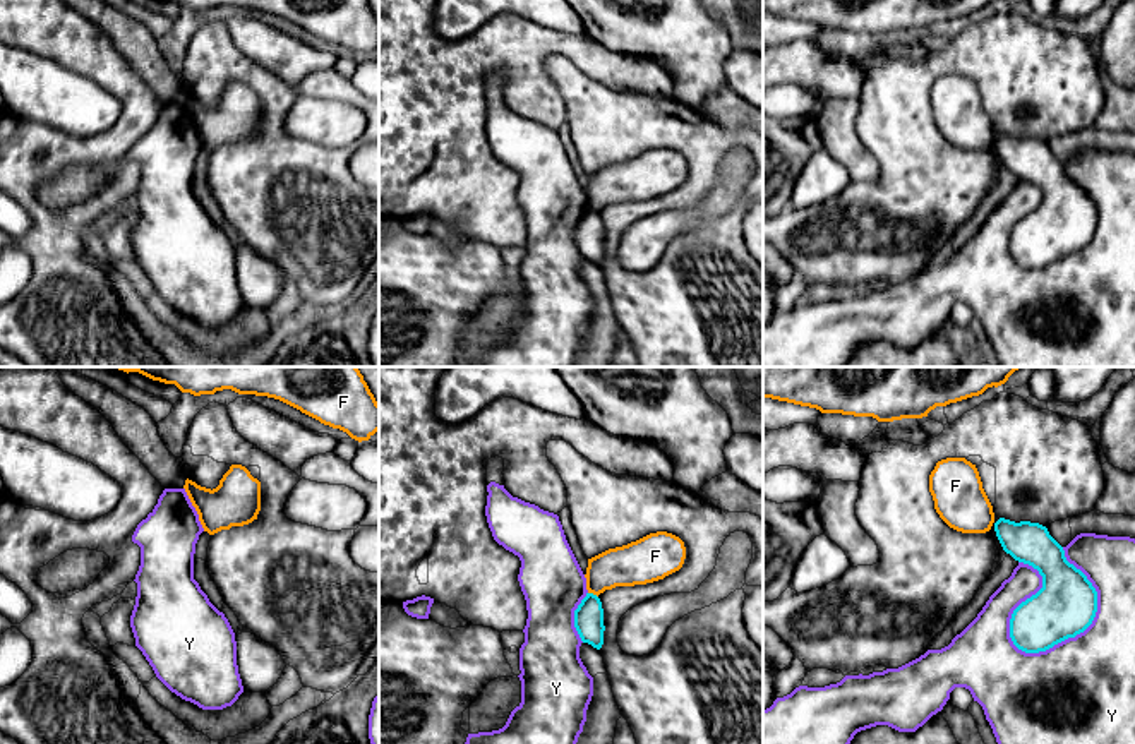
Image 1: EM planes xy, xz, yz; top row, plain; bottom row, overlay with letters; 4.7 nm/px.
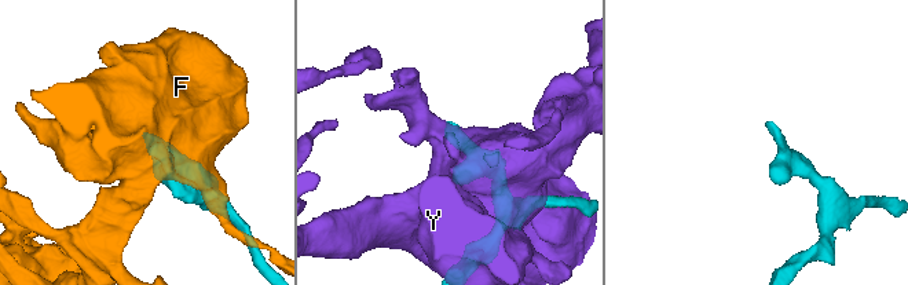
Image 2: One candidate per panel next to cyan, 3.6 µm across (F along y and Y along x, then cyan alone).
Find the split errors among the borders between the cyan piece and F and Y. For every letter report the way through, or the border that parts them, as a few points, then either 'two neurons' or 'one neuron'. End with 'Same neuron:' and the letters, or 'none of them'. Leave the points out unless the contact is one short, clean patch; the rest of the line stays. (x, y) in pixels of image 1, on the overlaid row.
F: along xz (588, 592), (597, 597) | two neurons
Y: two neurons
Same neuron: none of them

